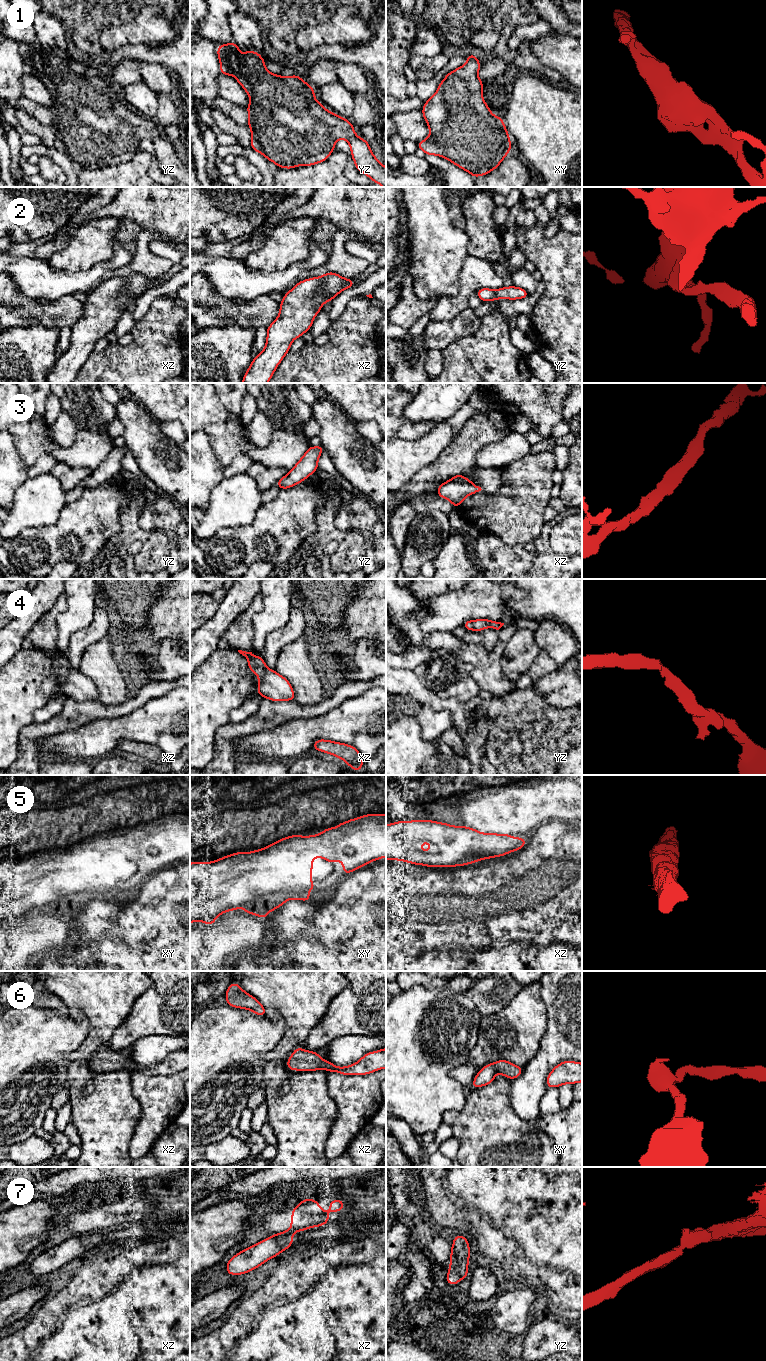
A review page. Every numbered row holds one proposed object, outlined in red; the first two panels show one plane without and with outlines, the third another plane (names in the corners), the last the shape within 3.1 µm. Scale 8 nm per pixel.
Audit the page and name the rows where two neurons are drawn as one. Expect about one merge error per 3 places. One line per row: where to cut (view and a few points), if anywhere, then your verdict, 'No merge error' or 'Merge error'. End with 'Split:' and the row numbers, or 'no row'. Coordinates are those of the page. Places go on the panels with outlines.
1: No split. No merge error
2: No split. No merge error
3: No split. No merge error
4: No split. No merge error
5: No split. No merge error
6: No split. No merge error
7: Split along xz (288, 1231), (292, 1232). Merge error
Split: 7

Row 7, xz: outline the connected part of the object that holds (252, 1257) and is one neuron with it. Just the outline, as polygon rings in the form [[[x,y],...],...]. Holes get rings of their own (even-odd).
[[[293,1232],[270,1236],[234,1255],[226,1265],[229,1275],[248,1273],[292,1247]]]

